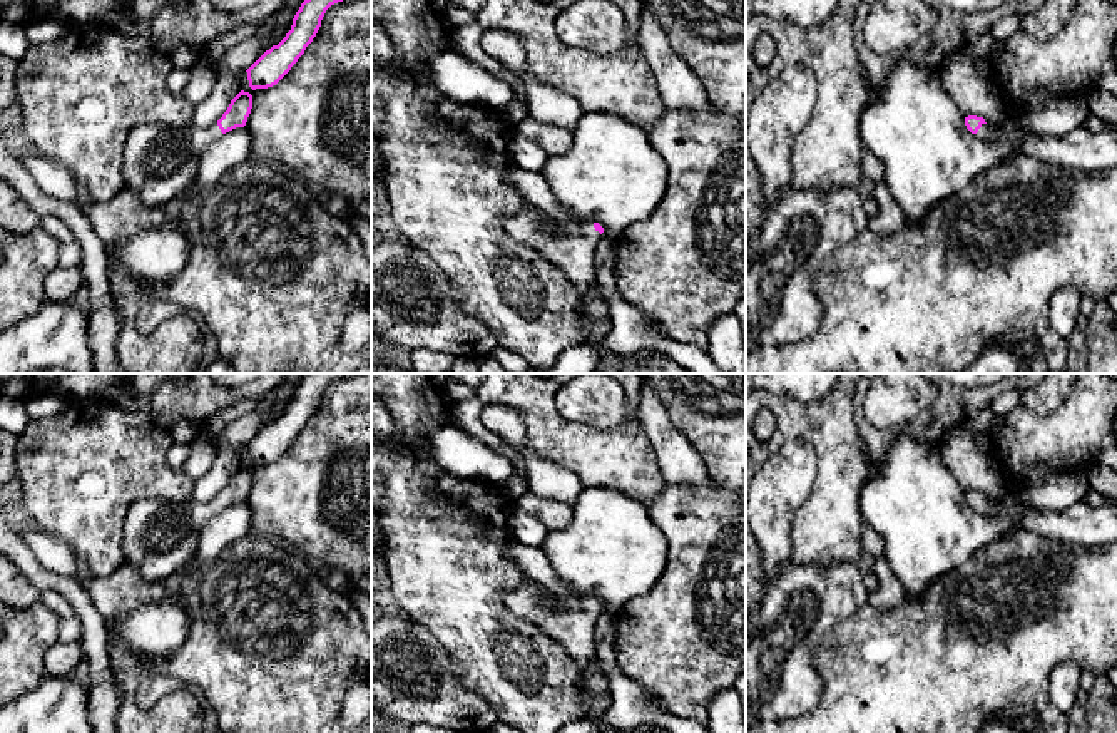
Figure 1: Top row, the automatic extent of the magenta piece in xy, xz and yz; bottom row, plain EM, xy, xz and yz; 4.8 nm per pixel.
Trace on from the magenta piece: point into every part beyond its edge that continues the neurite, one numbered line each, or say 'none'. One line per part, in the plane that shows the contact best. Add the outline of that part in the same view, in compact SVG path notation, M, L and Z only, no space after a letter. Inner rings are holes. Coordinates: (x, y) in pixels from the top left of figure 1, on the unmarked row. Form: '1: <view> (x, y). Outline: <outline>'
1: xz (572, 623). Outline: M530 579L505 591L502 601L565 648L580 673L579 691L587 708L584 718L600 720L610 706L610 696L590 696L584 681L587 664L597 659L594 638L602 609L594 597L564 597Z

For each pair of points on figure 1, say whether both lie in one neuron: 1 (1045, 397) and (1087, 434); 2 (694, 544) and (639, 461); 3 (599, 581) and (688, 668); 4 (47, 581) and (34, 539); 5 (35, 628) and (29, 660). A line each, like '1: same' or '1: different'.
1: different
2: different
3: different
4: different
5: same

